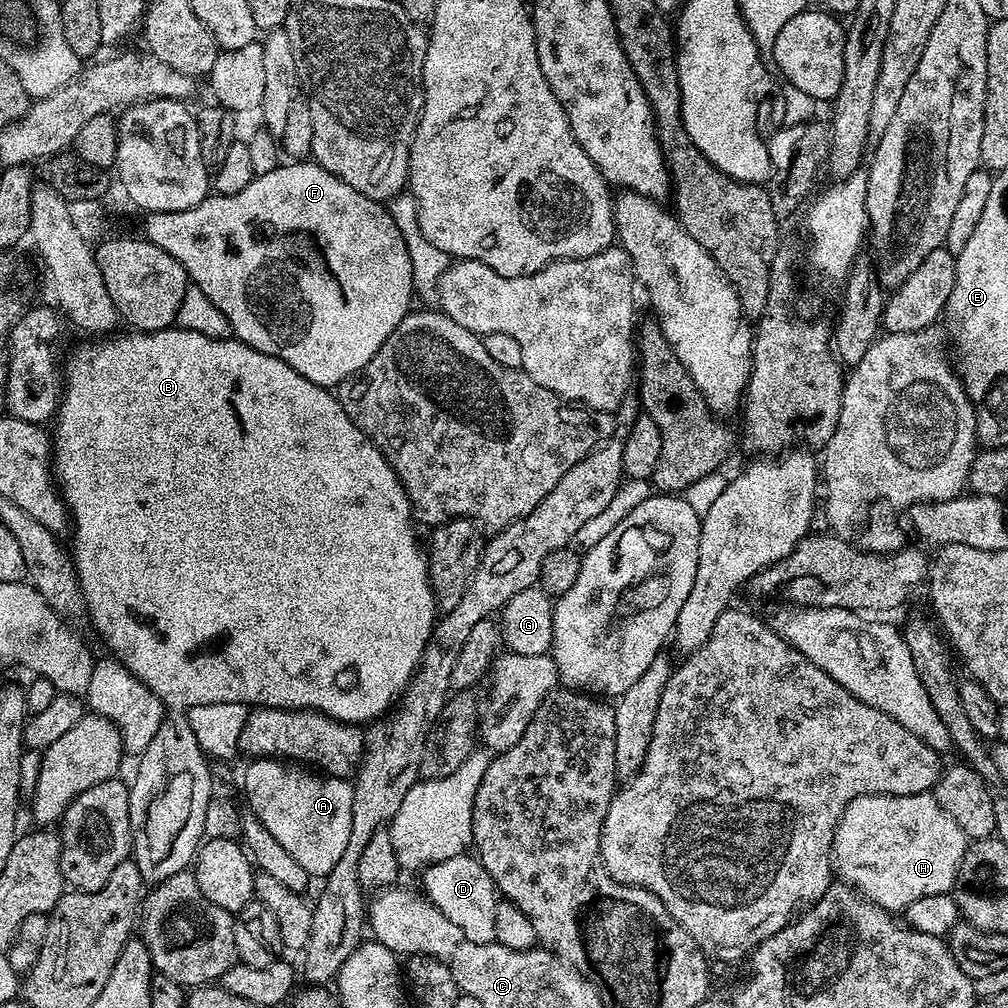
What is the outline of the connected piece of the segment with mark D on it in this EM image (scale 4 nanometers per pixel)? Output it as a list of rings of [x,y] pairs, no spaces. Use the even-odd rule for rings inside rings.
[[[465,854],[429,864],[423,869],[422,876],[423,895],[427,896],[439,912],[446,914],[446,918],[450,918],[450,922],[454,922],[458,930],[462,930],[465,938],[479,944],[491,944],[495,941],[494,920],[498,903],[496,884],[475,855]]]

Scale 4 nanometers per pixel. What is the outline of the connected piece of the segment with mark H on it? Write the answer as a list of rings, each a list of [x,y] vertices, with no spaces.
[[[932,792],[909,796],[859,796],[846,806],[832,833],[834,872],[865,900],[896,914],[930,894],[951,893],[969,838],[938,806]]]

